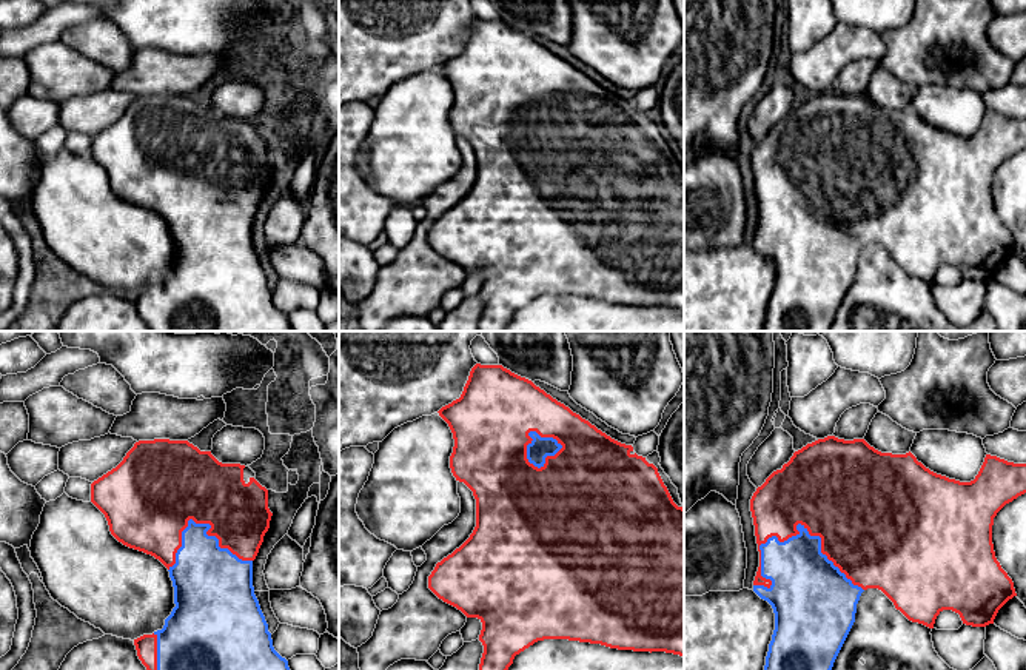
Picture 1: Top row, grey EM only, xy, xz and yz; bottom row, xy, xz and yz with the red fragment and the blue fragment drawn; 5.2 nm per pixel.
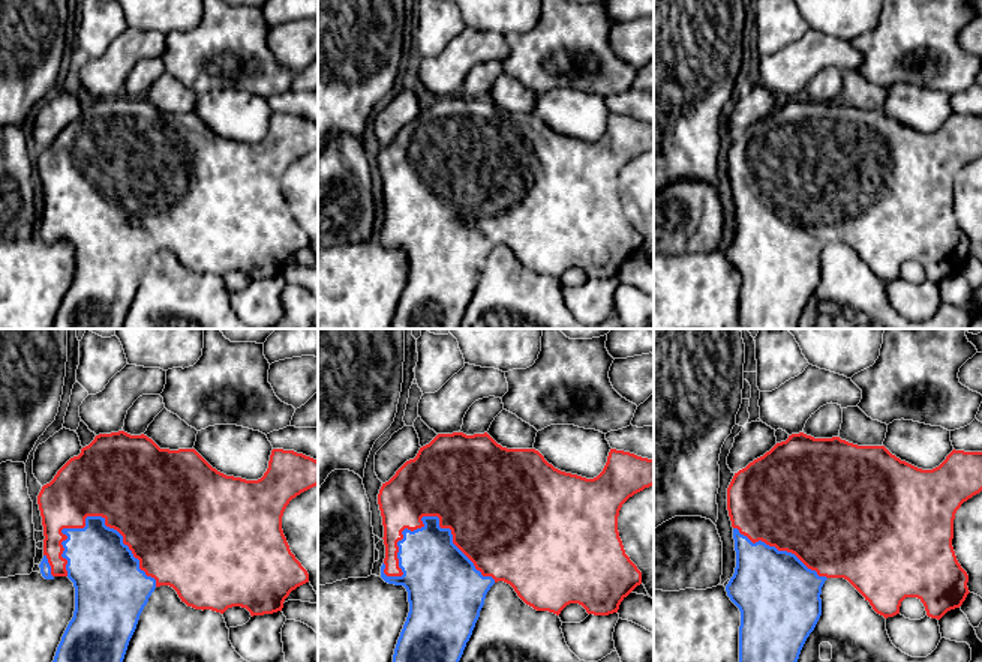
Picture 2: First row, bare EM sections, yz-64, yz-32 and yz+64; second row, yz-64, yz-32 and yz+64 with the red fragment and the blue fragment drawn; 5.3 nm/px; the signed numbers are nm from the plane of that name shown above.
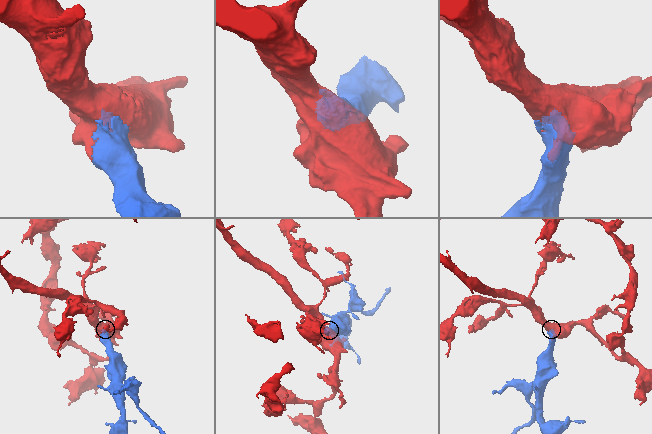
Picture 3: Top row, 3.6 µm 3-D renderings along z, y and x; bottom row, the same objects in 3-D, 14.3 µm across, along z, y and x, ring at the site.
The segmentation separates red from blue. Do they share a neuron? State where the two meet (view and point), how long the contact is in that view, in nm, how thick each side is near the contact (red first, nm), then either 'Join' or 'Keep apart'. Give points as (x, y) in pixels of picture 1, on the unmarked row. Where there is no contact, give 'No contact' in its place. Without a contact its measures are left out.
Touches red at yz (814, 190). Shared border 600 nm. Thickness 480 nm (red) against 340 nm. Join

